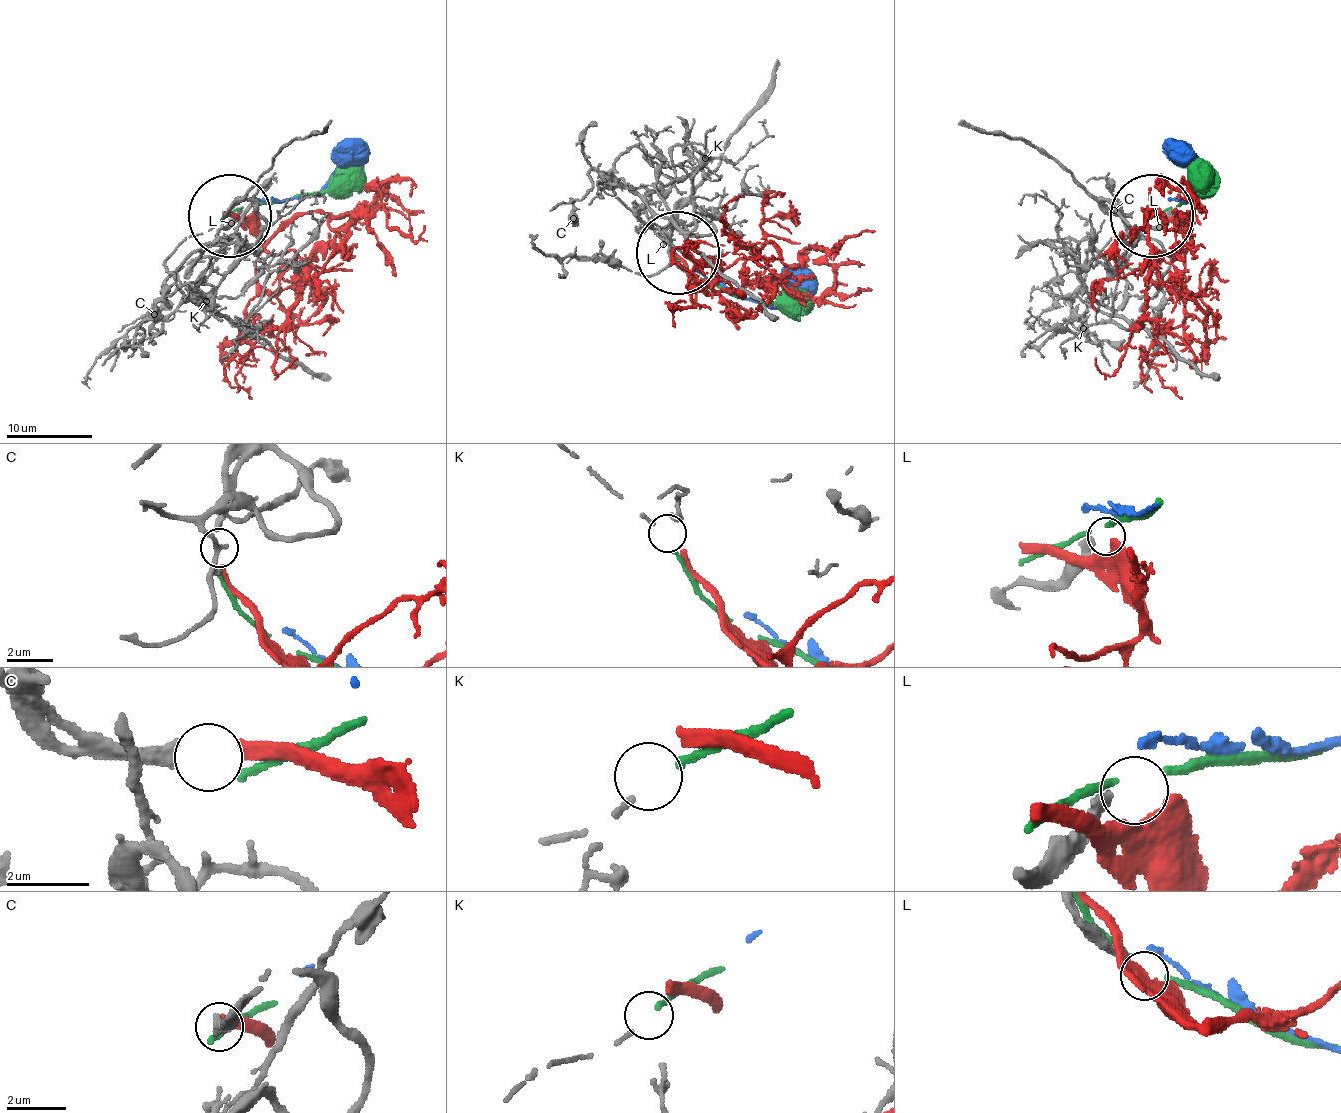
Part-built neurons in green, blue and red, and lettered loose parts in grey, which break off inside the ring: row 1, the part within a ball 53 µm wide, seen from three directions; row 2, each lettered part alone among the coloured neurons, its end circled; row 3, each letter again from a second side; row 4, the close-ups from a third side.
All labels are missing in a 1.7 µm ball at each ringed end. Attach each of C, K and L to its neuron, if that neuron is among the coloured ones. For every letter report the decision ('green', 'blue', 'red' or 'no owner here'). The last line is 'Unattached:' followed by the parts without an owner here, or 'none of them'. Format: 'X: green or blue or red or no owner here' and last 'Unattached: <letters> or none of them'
C: red
K: green
L: no owner here
Unattached: L

